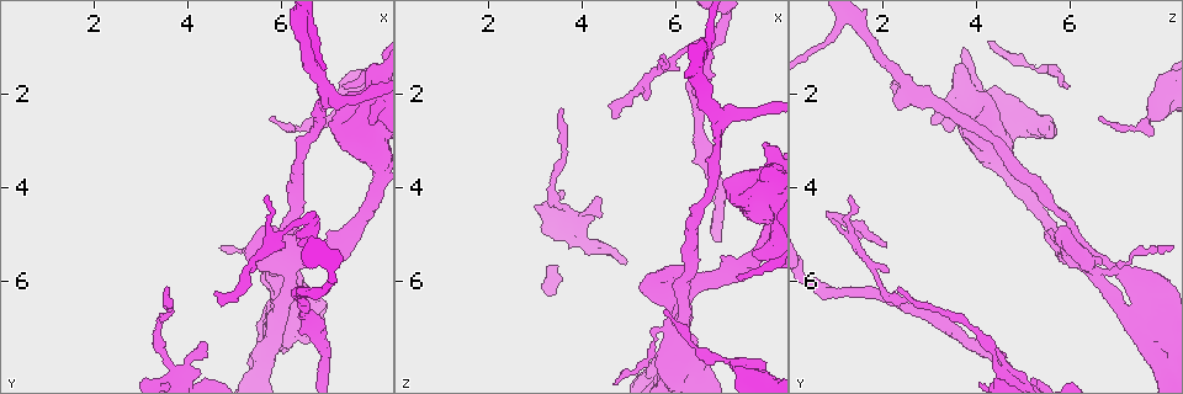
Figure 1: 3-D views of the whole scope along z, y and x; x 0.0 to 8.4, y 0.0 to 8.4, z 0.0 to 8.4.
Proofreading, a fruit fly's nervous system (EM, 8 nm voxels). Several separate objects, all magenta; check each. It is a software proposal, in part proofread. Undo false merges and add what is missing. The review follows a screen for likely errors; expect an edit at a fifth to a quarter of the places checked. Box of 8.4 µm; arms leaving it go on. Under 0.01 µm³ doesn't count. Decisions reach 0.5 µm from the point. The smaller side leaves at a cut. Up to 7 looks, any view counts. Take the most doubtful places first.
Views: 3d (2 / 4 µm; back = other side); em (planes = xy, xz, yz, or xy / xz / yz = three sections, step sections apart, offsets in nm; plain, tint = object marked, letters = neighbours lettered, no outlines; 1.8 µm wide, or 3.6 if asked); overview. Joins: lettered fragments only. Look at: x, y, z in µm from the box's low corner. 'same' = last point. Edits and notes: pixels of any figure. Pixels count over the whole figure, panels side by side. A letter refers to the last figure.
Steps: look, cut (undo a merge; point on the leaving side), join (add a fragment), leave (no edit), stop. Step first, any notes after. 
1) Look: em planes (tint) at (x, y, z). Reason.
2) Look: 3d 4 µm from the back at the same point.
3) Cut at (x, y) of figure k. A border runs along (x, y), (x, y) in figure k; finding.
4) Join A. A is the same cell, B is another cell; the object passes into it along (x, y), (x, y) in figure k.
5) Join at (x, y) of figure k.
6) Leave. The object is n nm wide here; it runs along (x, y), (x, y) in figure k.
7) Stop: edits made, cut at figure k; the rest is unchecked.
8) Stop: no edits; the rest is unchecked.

Look: em planes (letters) at (6.40, 5.30, 2.15). Thin end.

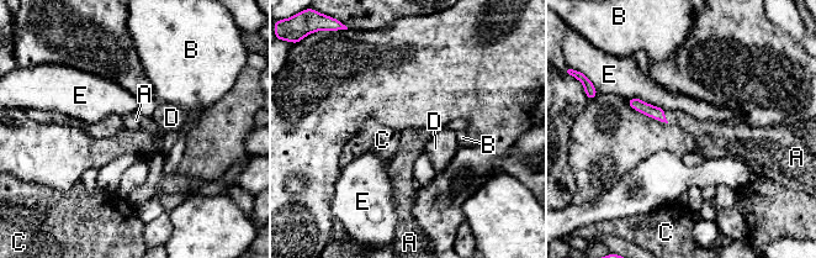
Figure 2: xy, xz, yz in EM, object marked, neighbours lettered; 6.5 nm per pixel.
Join A. The longest contact is with E, 260 nm; A is the same cell, B, C, D and E are other cells; the object passes into it along (639, 105), (663, 116), (699, 130) in figure 2; it goes on there.

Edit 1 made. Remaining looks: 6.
Look: 3d 4 µm at (4.35, 7.35, 4.20). An open end.

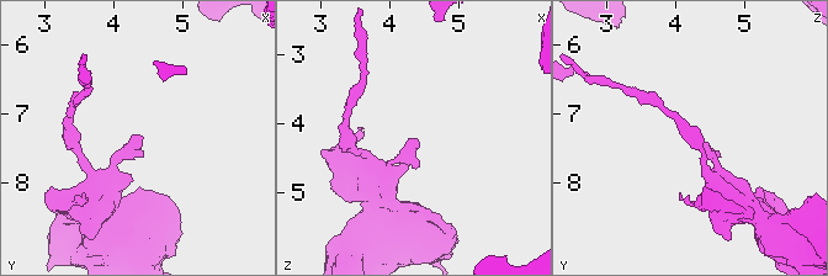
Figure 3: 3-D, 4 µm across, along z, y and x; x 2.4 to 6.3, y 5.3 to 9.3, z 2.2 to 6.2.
Look: em xy step 16 (tint) at (4.35, 7.30, 4.20). Now the EM.

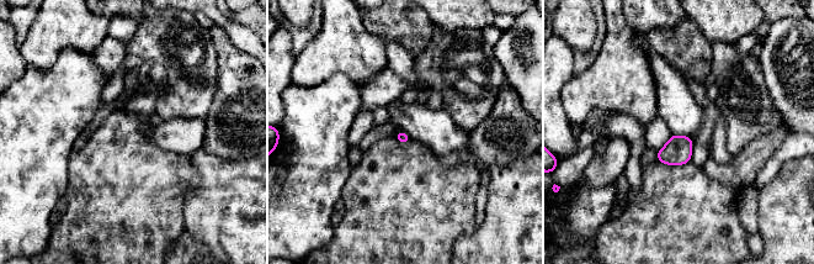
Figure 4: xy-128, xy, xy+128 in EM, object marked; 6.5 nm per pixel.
Look: em planes (letters) at the same point.

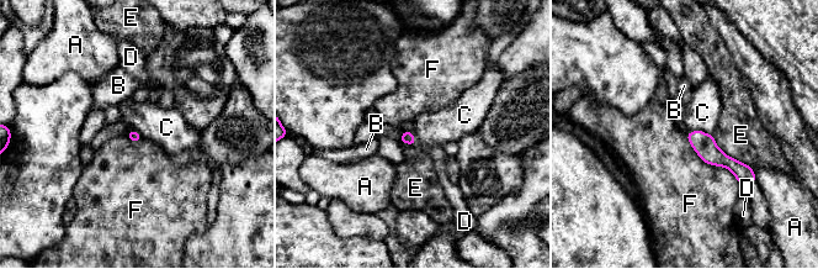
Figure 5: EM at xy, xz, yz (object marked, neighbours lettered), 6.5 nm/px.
Leave. The longest contact is with F, 480 nm; A, B, C, D, E and F are other cells; it runs along (691, 135), (713, 156), (749, 173) in figure 5; no lettered fragment goes on from it.

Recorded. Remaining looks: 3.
Look: 3d 4 µm at (6.00, 6.80, 7.70). Thick turns thin.

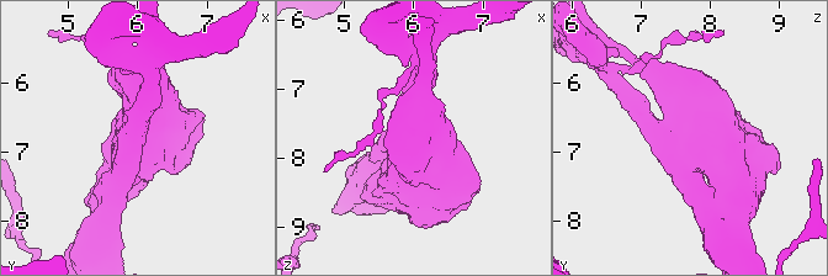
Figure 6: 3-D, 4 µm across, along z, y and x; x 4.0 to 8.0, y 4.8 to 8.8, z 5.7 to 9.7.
Look: em 3.6 µm planes (letters) at (6.00, 6.85, 7.65).

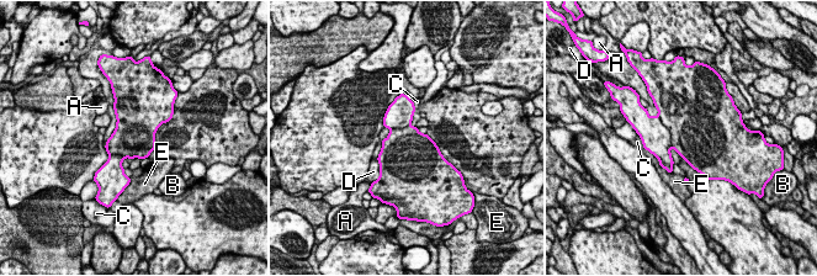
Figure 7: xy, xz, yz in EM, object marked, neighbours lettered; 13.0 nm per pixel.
Cut at (683, 118) of figure 7. The longest contact is with C, 320 nm; A, B, C, D and E are other cells; a border runs along (657, 116), (668, 129), (673, 146) in figure 7; two neurons meet here.

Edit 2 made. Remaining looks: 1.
Stop: edits made, join at figure 2, cut at figure 7; the rest is unchecked.

